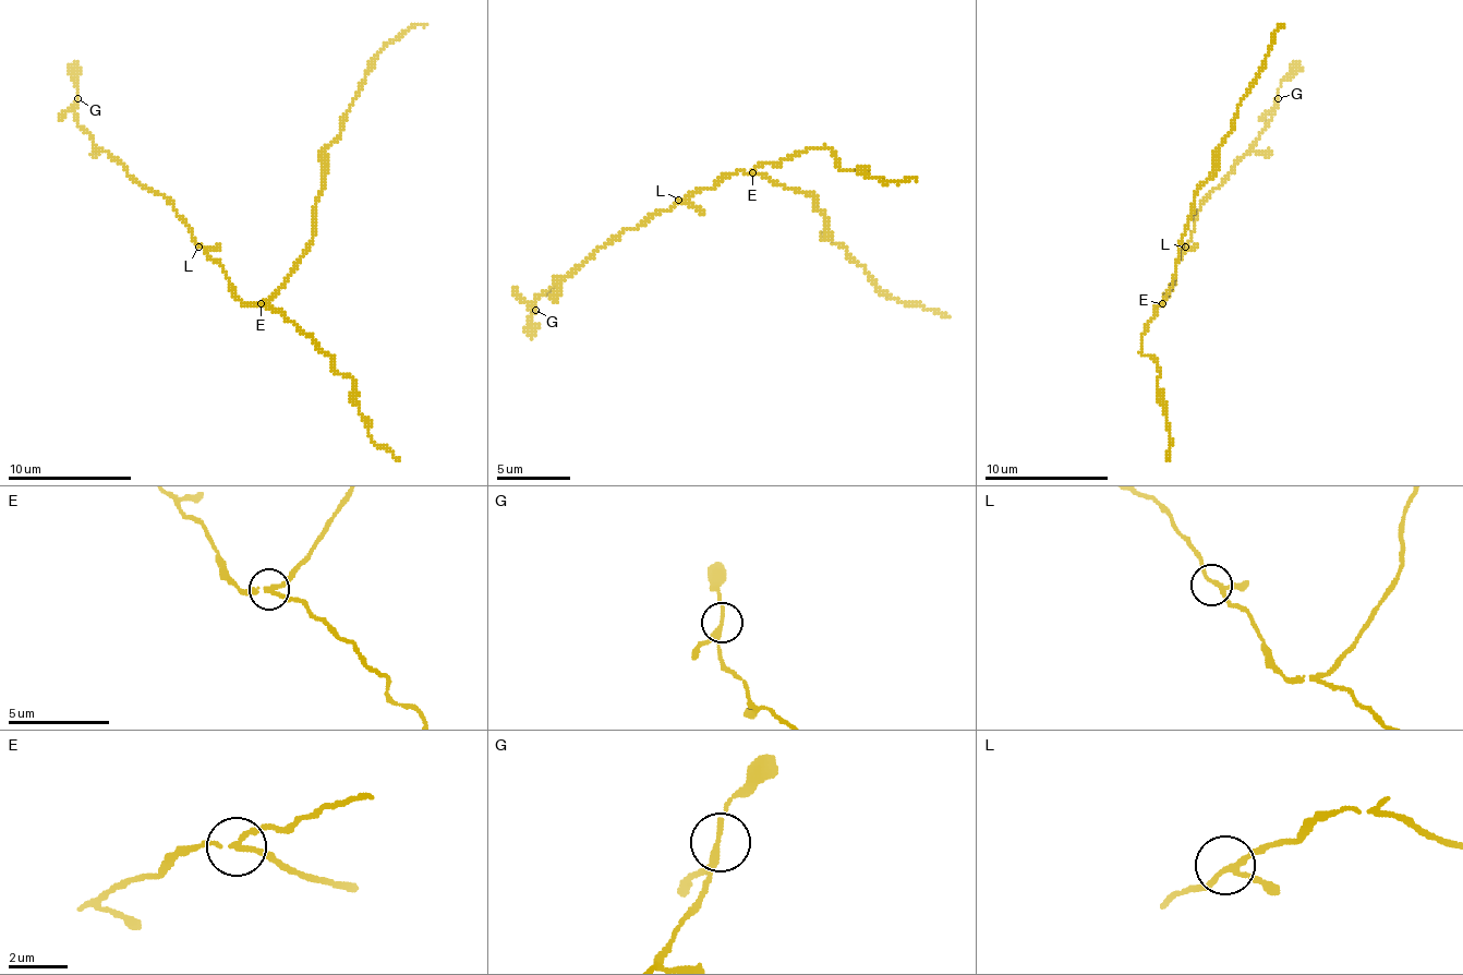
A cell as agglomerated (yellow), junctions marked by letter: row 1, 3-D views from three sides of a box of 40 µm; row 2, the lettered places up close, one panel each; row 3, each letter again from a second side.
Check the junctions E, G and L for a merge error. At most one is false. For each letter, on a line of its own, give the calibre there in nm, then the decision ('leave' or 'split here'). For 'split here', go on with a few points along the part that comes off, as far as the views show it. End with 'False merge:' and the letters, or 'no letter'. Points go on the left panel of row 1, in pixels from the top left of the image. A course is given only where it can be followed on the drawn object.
E: calibre 160 nm; split here; course (260, 303), (285, 281), (313, 238), (322, 152), (343, 130), (350, 105), (372, 61), (411, 27), (427, 24)
G: calibre 180 nm; leave
L: calibre 160 nm; leave
False merge: E

